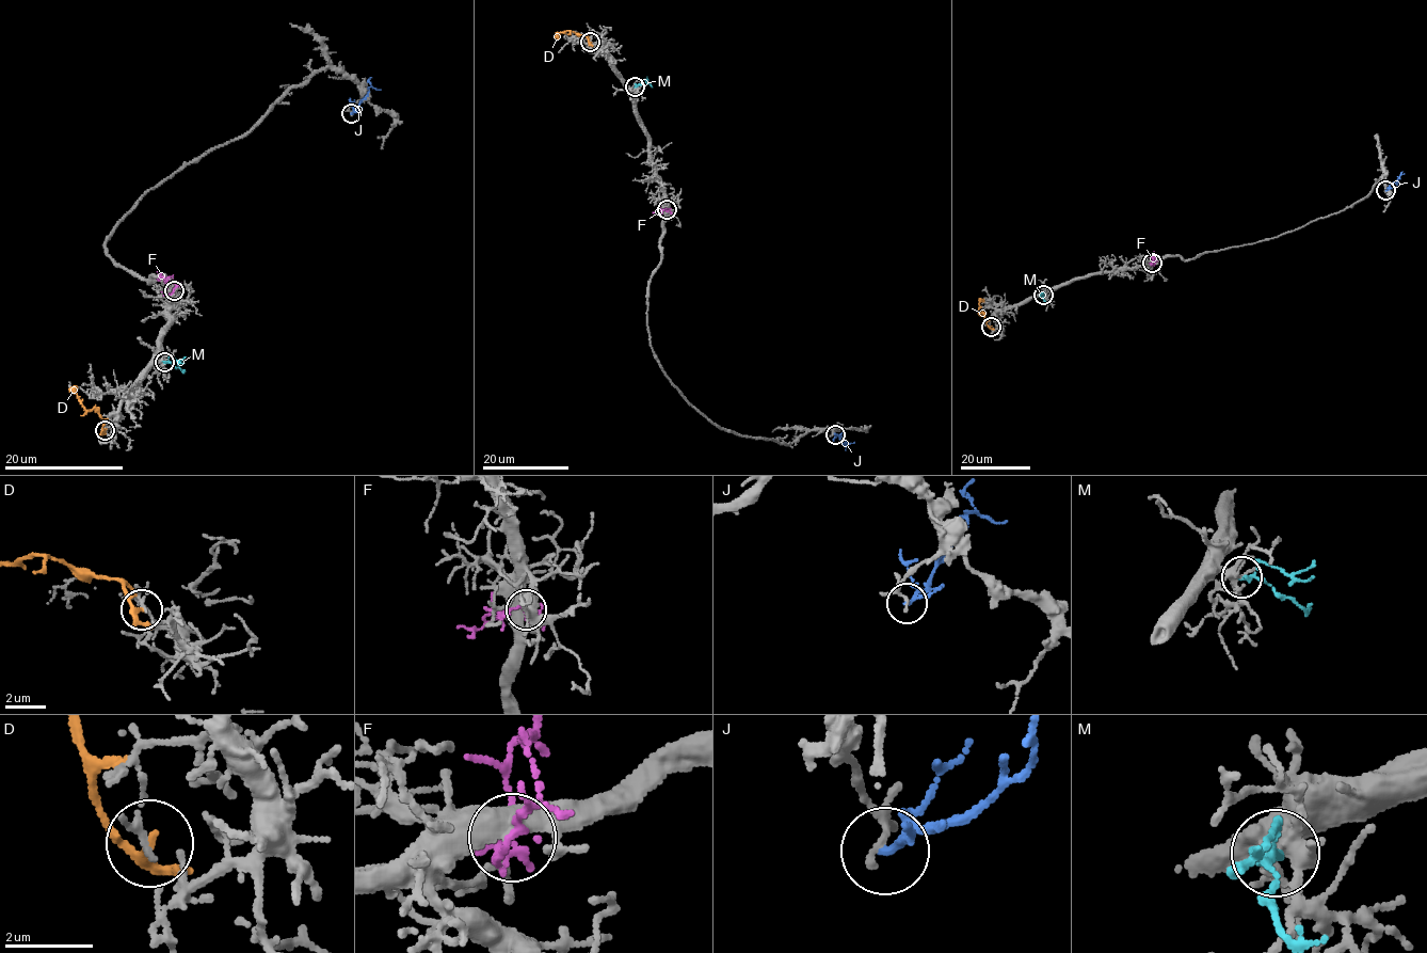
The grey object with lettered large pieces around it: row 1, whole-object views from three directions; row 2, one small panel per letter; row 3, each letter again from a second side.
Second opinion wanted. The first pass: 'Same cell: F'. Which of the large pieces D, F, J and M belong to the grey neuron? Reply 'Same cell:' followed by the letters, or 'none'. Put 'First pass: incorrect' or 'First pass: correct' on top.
First pass: incorrect
Same cell: M

